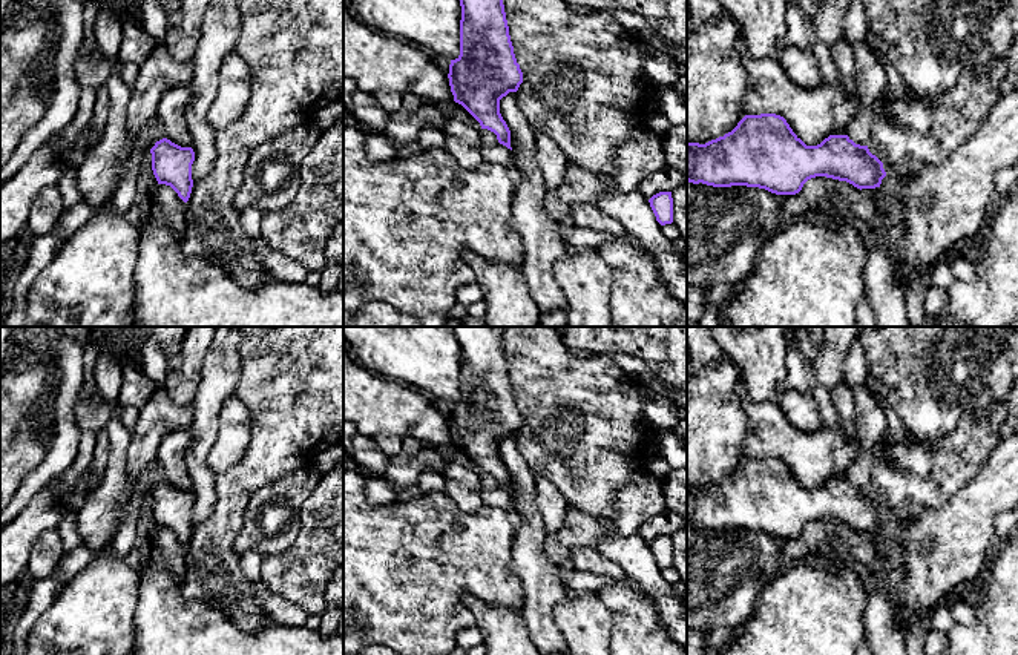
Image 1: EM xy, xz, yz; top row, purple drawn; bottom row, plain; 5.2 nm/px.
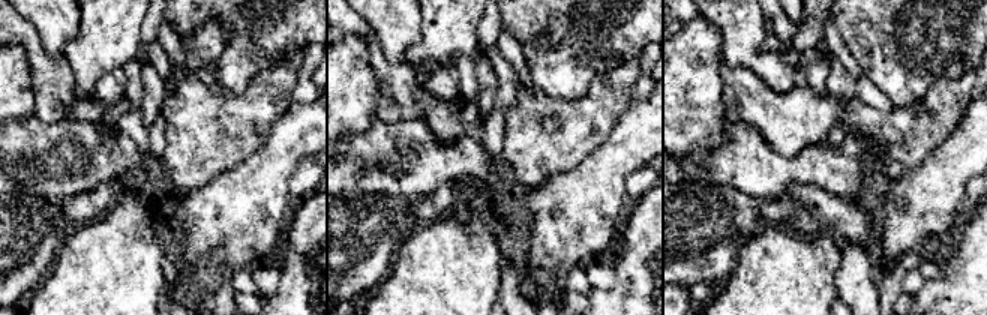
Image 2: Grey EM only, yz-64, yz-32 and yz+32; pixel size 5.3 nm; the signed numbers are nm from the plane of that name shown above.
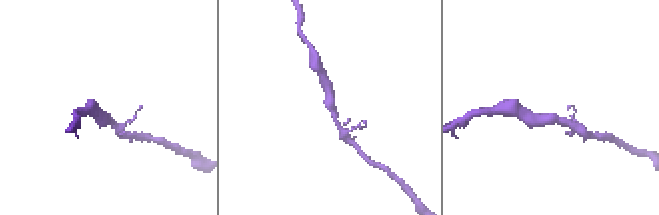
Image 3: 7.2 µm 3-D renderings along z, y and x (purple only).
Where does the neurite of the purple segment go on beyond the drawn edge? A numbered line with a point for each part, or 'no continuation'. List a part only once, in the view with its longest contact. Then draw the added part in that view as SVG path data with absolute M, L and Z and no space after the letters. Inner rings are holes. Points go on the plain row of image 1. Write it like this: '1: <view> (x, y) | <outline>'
no continuation

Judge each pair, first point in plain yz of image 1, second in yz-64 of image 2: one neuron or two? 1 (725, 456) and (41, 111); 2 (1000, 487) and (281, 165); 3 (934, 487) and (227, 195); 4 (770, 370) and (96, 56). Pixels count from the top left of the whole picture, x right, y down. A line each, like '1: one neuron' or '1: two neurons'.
1: two neurons
2: one neuron
3: two neurons
4: two neurons

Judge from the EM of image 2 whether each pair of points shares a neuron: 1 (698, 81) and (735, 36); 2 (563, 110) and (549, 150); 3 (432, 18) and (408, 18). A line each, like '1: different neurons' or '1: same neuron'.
1: different neurons
2: same neuron
3: different neurons

